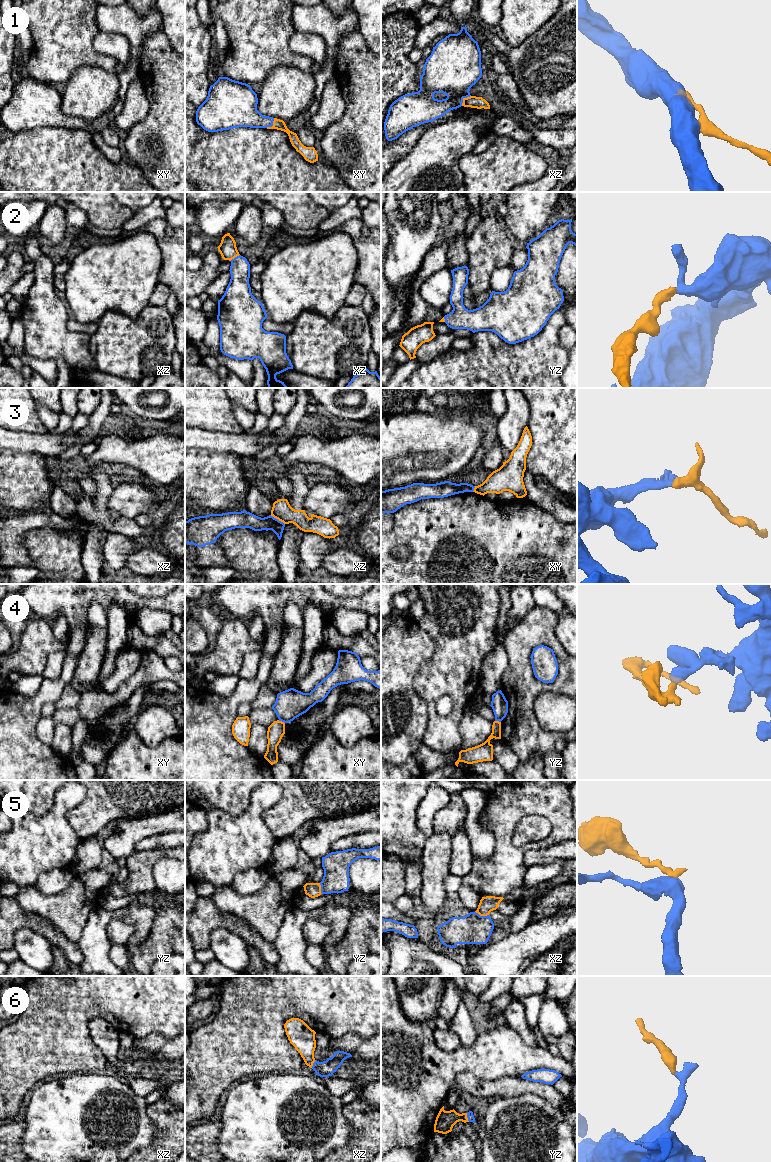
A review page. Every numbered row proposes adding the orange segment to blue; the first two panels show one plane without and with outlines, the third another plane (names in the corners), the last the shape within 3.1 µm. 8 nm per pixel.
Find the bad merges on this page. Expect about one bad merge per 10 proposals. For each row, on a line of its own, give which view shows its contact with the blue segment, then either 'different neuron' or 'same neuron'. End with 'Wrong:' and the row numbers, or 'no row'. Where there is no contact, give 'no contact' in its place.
1: contact in xz; same neuron
2: contact in xz; same neuron
3: contact in xz; different neuron
4: contact in xy; different neuron
5: contact in xz; same neuron
6: contact in yz; same neuron
Wrong: 3, 4

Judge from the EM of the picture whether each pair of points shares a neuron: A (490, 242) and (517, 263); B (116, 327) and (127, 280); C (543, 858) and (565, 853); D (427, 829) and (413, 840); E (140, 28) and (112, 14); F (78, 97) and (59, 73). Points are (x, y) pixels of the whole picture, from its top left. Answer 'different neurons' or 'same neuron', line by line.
A: different neurons
B: different neurons
C: same neuron
D: different neurons
E: same neuron
F: different neurons

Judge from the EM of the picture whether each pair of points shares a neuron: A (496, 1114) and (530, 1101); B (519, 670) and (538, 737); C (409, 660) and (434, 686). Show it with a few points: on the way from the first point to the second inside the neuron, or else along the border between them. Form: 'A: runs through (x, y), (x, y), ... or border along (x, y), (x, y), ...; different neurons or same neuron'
A: runs through (504, 1114), (517, 1114), (522, 1109); same neuron
B: runs through (520, 687), (521, 692), (525, 696), (525, 720); same neuron
C: border along (433, 651), (414, 678), (416, 692); different neurons

